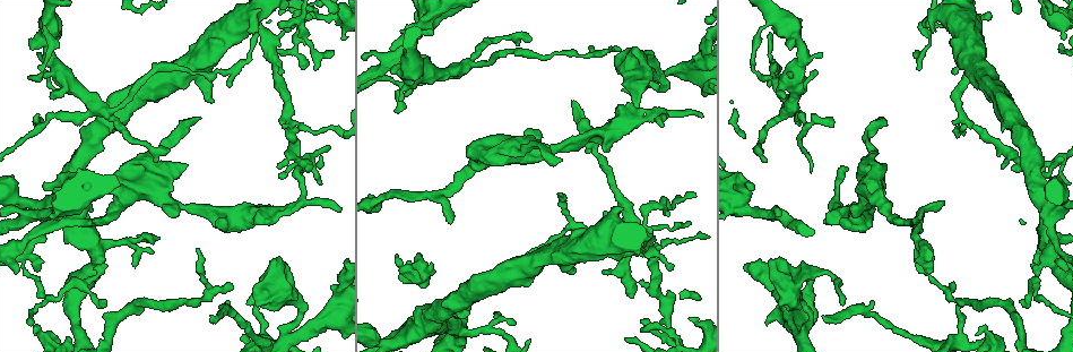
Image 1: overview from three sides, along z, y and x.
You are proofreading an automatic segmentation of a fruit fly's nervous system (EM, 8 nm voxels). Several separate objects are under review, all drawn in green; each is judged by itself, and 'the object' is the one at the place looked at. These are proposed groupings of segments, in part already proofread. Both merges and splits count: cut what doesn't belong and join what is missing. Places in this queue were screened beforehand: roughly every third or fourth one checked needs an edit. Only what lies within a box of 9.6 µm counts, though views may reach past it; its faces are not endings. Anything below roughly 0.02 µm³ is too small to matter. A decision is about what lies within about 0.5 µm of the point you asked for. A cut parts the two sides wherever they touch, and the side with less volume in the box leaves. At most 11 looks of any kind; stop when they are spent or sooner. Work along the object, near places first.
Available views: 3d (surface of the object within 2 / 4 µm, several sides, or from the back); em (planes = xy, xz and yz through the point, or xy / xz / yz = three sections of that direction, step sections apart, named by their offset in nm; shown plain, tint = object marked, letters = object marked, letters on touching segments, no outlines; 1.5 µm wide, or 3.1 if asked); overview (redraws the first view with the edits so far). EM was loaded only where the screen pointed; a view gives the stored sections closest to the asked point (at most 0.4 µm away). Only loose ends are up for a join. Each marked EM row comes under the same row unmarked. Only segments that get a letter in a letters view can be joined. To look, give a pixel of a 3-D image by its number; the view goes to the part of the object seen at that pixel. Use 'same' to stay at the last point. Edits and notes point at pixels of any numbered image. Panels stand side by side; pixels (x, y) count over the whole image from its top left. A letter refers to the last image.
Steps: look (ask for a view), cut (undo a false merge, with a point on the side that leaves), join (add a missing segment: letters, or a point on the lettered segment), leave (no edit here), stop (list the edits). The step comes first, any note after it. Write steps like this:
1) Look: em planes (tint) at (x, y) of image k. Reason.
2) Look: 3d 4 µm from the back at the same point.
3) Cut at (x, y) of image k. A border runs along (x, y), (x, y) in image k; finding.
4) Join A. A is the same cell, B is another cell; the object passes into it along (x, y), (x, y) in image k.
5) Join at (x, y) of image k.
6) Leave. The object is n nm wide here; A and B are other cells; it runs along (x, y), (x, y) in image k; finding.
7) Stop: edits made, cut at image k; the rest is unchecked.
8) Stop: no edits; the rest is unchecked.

Look: 3d 4 µm at (801, 338) of image 1. Abrupt turn.

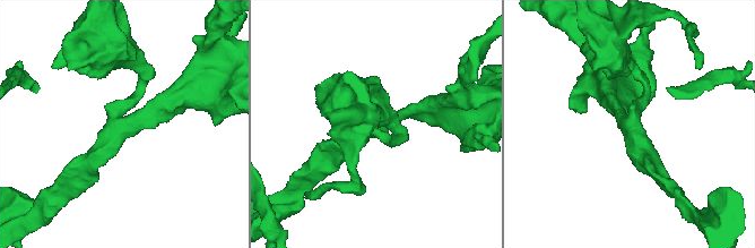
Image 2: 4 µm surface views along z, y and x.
Look: em planes (tint) at (376, 127) of image 2. Now the EM.

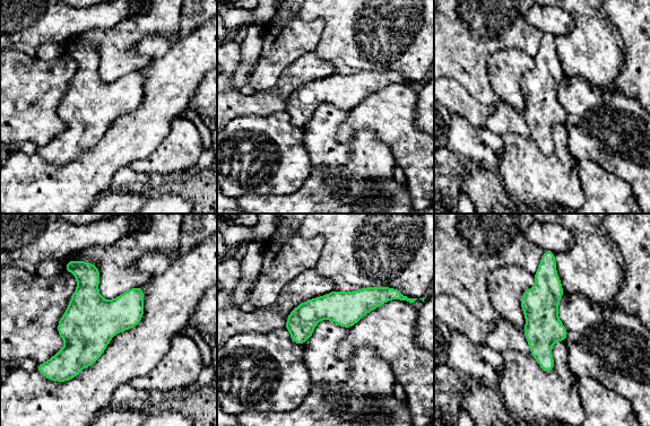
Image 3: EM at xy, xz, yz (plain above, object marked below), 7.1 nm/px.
Look: em planes (letters) at the same point.

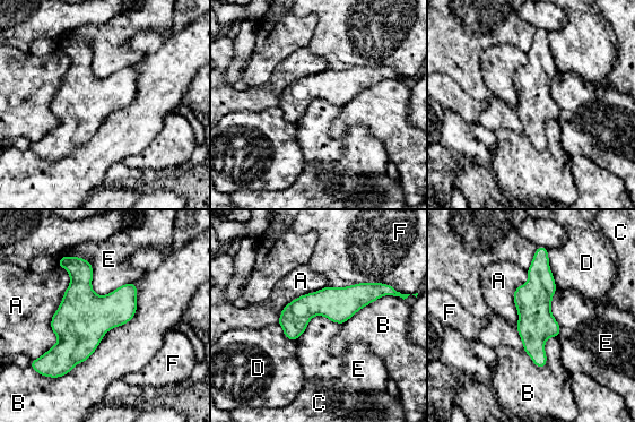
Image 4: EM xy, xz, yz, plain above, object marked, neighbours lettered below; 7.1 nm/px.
Leave. A, B, C, D, E and F are other cells; a border runs along (136, 282), (136, 313), (51, 378) in image 4; one neuron here.

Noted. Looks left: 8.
Look: 3d 4 µm at (823, 318) of image 1.

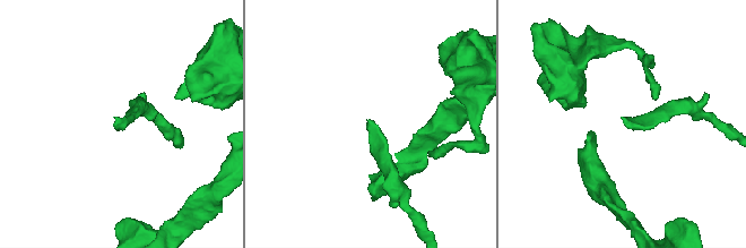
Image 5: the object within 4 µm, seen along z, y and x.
Look: em planes (letters) at (367, 121) of image 5. Now the EM.

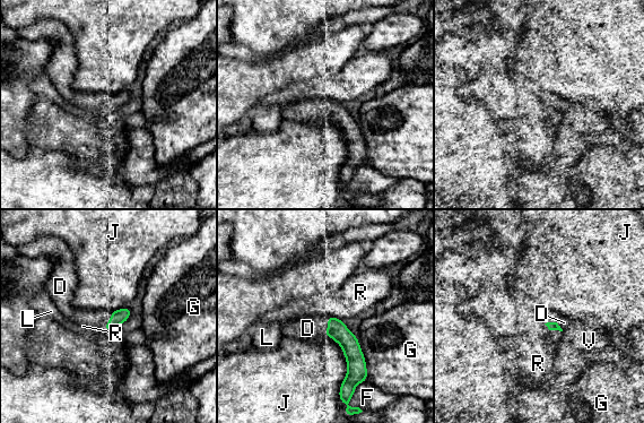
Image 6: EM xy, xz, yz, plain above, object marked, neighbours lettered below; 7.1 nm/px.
Join D. D is the same cell, F, G, J, L, R and V are other cells; the neuron continues.

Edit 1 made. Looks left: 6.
Look: em xy step 4 (letters) at (977, 333) of image 1. Branch stops here.

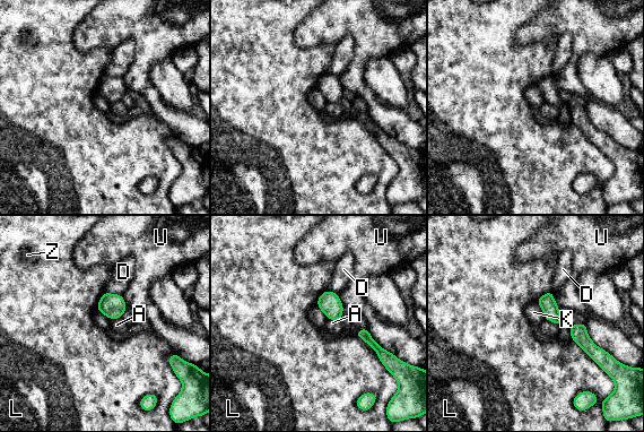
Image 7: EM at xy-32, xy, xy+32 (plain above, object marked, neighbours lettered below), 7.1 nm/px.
Leave. A, D, K, L, U and Z are other cells; a border runs along (121, 317), (111, 319) in image 7; no lettered segment goes on from it.

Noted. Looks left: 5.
Look: em planes (letters) at (944, 200) of image 1. Free end.

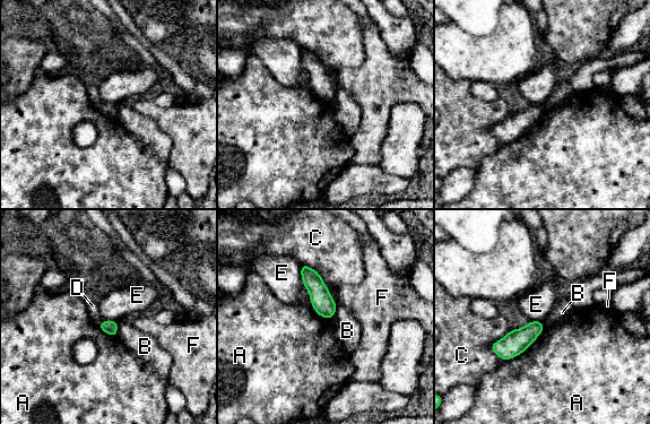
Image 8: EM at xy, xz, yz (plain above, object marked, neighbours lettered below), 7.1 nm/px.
Leave. The object is 100 nm wide here; A, B, C, D, E and F are other cells; a border runs along (104, 320), (97, 325) in image 8; no lettered segment goes on from it.

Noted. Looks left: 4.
Look: 3d 4 µm at (457, 71) of image 1. Four-way junction.

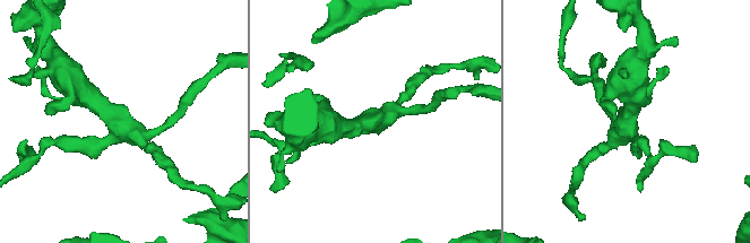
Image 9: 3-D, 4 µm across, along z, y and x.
Look: em planes (letters) at (119, 125) of image 9. 4 arms meet here.

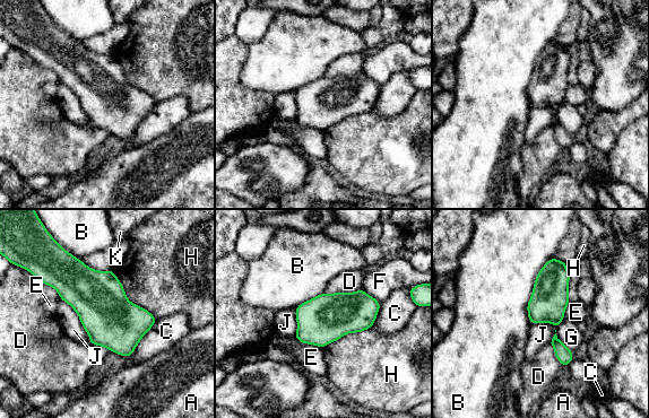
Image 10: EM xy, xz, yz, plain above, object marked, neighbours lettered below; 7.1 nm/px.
Leave. A, B, C, D, E, F, G, H, J and K are other cells; a border runs along (59, 297), (77, 314), (93, 345) in image 10; all the same neuron.

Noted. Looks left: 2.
Stop: edits made, join at image 6; the rest is unchecked.

